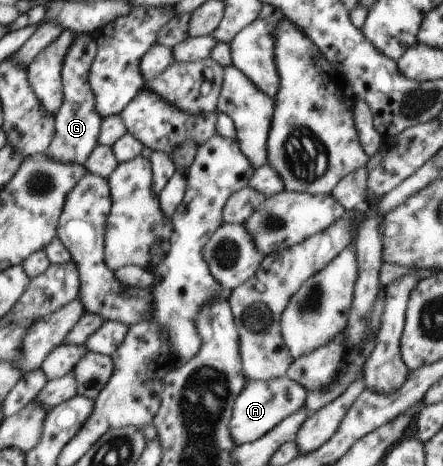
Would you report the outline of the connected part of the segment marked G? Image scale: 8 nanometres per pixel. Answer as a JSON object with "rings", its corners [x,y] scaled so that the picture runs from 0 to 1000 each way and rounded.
{"rings":[[[176,73],[149,114],[140,139],[144,210],[122,247],[126,283],[102,328],[129,345],[187,352],[219,315],[230,251],[217,232],[212,195],[201,178],[201,150],[217,120],[217,86],[196,73]]]}

